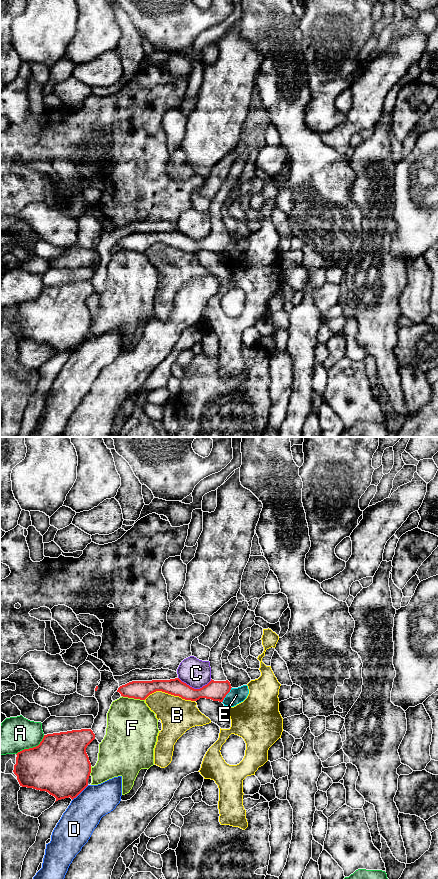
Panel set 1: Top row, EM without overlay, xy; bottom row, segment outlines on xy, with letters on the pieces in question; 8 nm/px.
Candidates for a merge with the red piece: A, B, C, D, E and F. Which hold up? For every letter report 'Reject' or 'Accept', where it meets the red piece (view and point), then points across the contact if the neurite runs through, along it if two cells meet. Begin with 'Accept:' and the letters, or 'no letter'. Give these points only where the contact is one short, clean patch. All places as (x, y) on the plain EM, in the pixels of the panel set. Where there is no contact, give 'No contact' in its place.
Accept: no letter
A: Reject. Touches red at xy (31, 300)
B: Reject. Touches red at xy (169, 245)
C: Reject. Touches red at xy (195, 241)
D: Reject. Touches red at xy (80, 344)
E: Reject. Touches red at xy (226, 246). Boundary: xy (231, 239), (222, 254)
F: Reject. Touches red at xy (133, 249)

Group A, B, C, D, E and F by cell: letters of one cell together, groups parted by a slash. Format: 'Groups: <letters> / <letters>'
Groups: A / B / C / D / E / F

